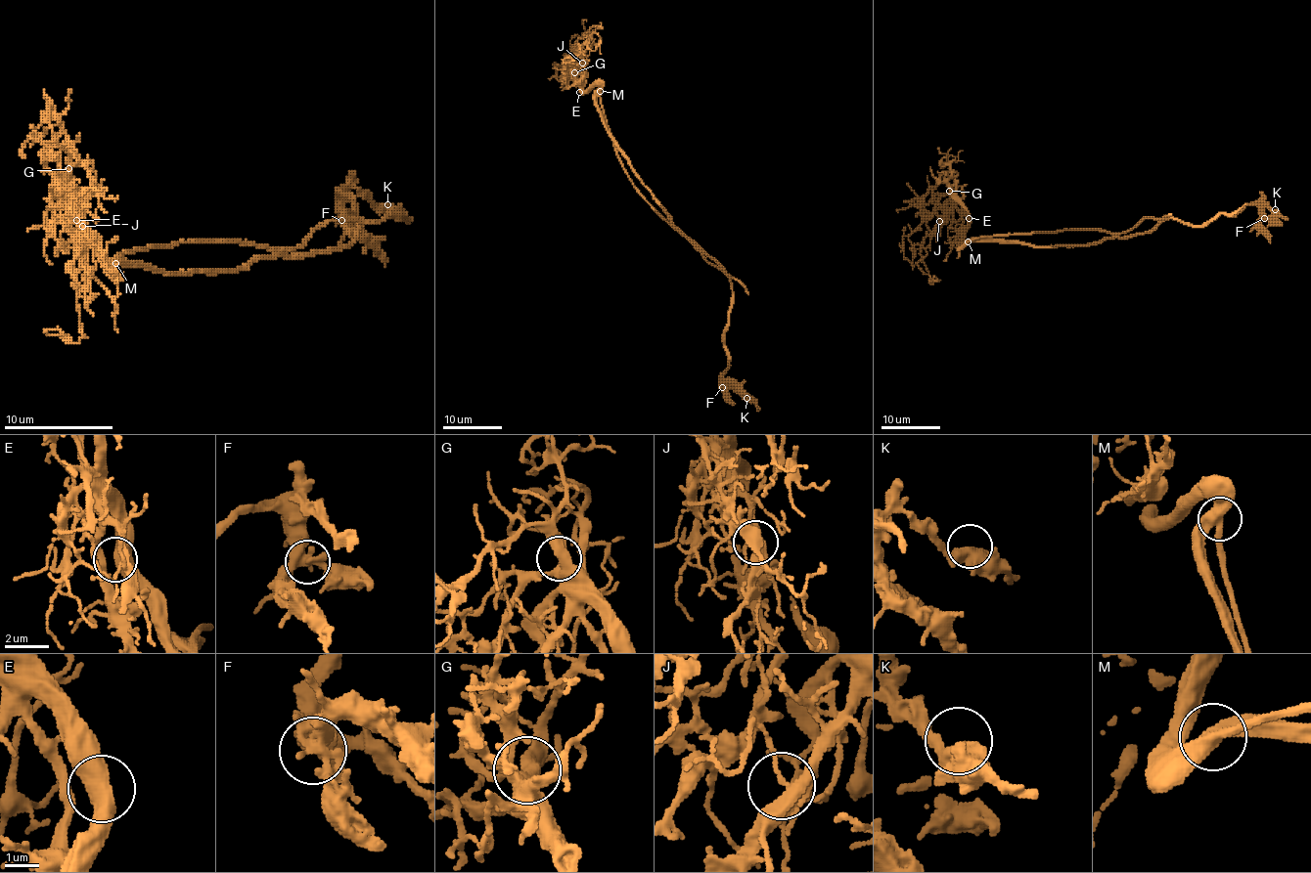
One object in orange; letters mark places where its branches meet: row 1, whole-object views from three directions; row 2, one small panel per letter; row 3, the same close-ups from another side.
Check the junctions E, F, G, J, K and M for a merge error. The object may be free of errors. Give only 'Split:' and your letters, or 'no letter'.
Split: no letter

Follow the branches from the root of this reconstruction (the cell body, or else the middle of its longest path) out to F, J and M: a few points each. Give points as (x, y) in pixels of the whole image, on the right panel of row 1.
F: (1062, 244), (1130, 238), (1170, 218), (1206, 226), (1246, 205), (1257, 205), (1264, 218)
J: (1062, 244), (1031, 246), (989, 238), (975, 238), (961, 243), (967, 212), (957, 202), (939, 221)
M: (1062, 244), (1031, 246), (989, 238), (975, 238), (967, 241)

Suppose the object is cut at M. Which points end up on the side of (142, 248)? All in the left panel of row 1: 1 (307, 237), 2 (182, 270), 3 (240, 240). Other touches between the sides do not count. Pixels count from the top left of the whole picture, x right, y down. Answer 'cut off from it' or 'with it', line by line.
1: with it
2: cut off from it
3: with it

